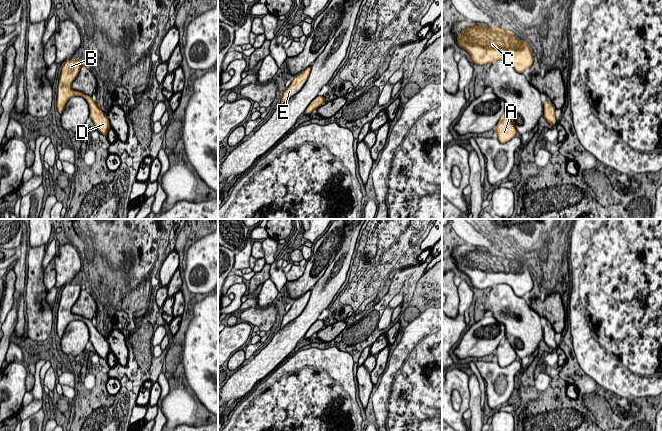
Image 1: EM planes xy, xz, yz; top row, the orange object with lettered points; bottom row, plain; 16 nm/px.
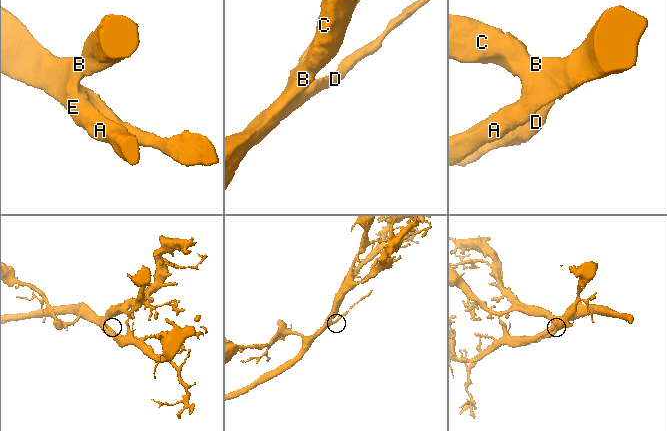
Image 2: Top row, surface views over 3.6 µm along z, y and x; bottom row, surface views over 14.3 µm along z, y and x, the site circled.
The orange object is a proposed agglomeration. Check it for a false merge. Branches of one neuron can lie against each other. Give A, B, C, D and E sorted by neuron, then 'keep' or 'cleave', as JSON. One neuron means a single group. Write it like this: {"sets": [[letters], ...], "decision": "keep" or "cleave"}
{"sets": [["A", "B", "C", "D", "E"]], "decision": "keep"}

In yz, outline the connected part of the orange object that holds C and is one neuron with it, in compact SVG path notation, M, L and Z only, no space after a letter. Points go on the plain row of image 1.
M480 248L461 253L457 269L466 274L470 285L478 289L492 288L494 285L509 285L516 296L523 297L533 289L533 273L525 264L517 263L510 254Z

